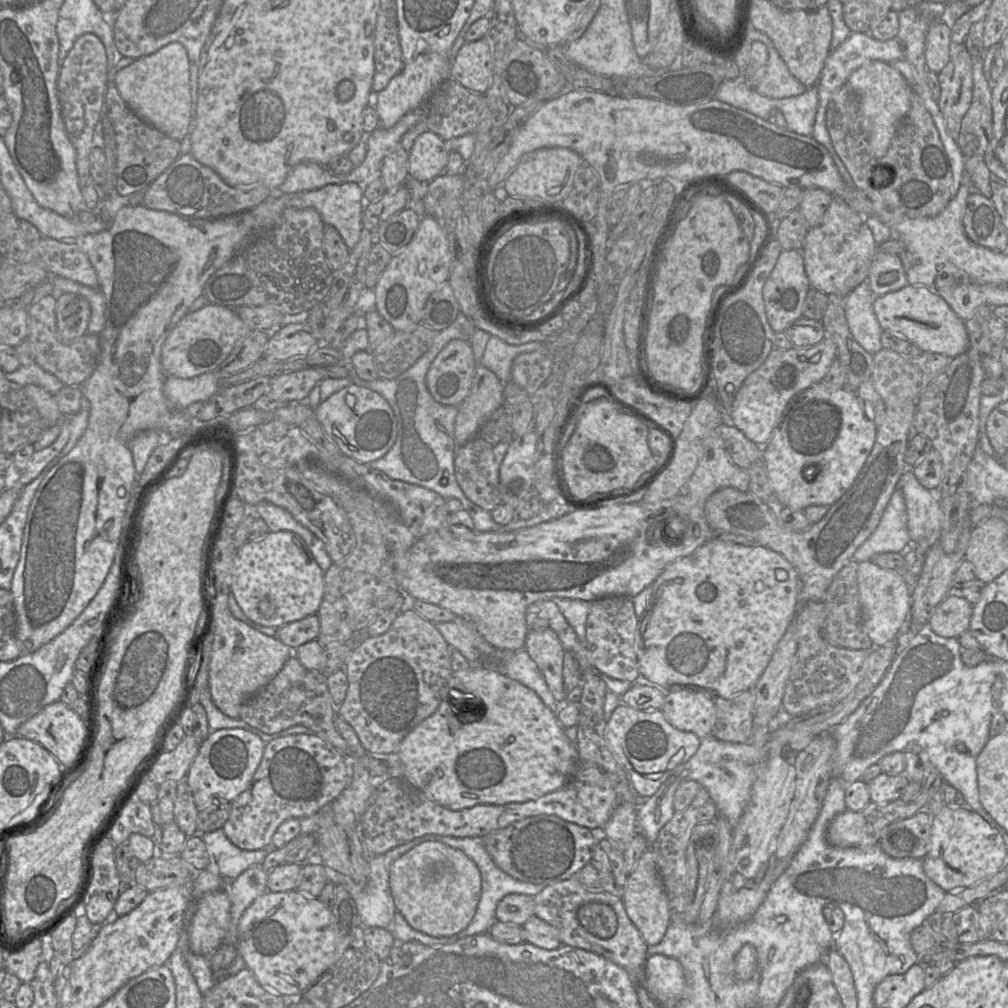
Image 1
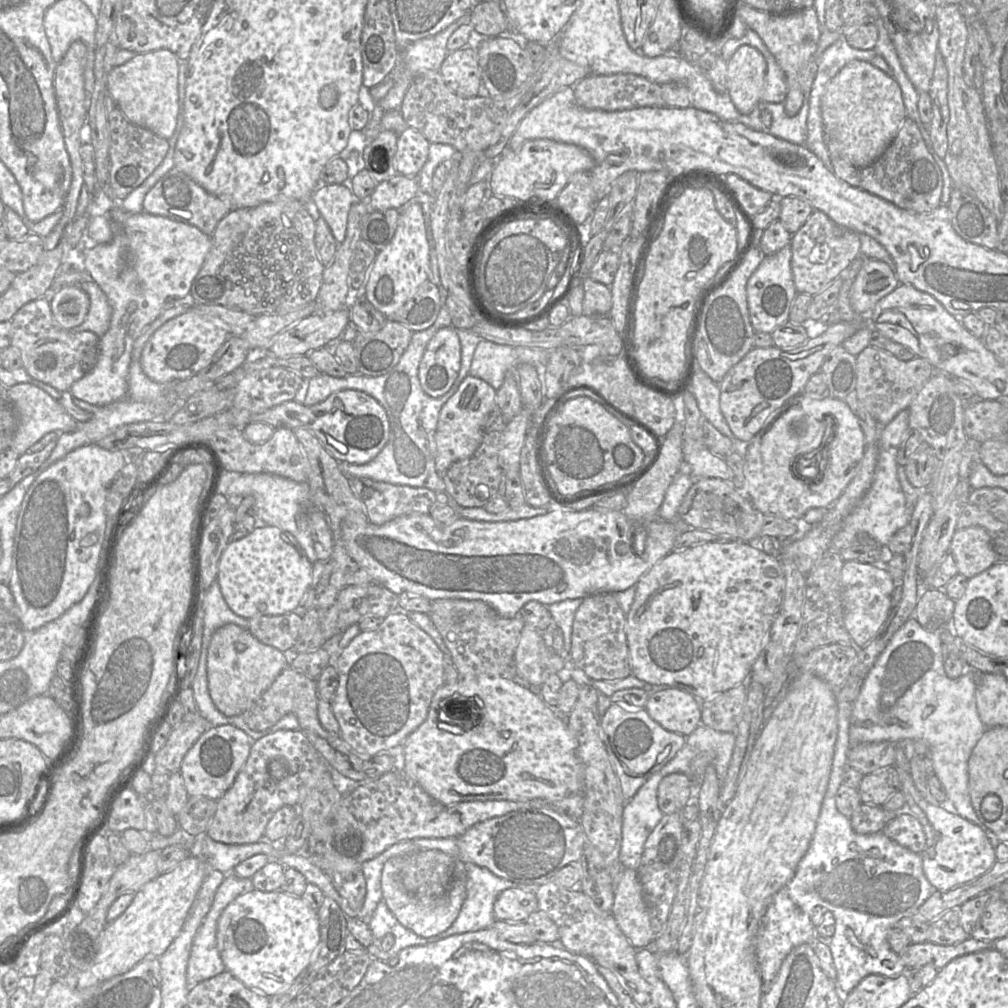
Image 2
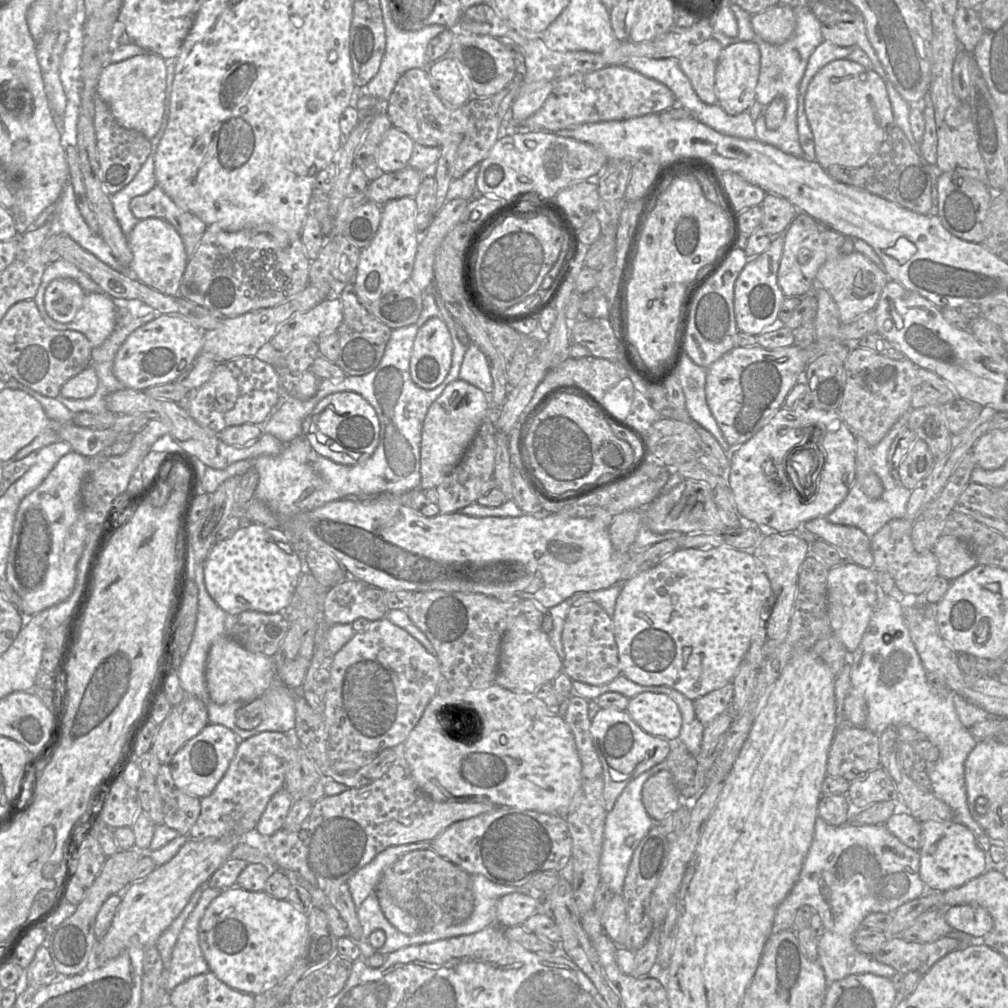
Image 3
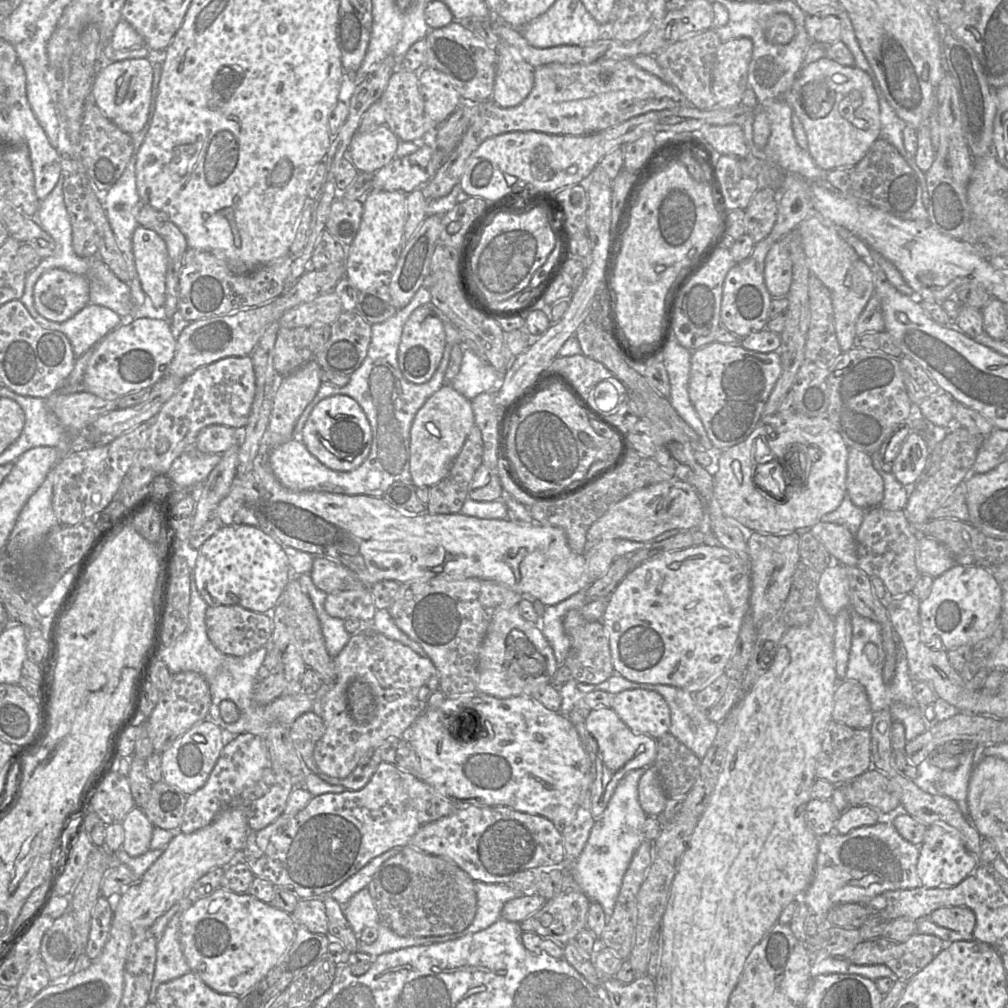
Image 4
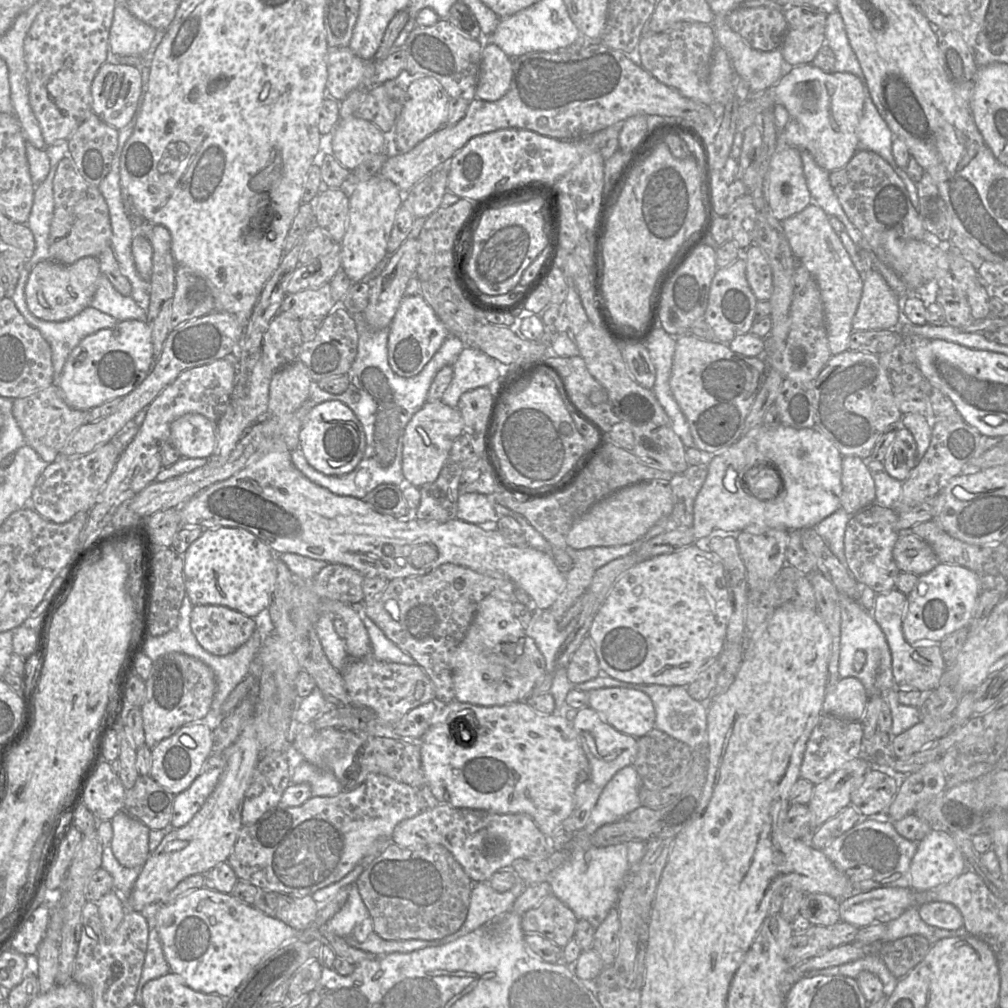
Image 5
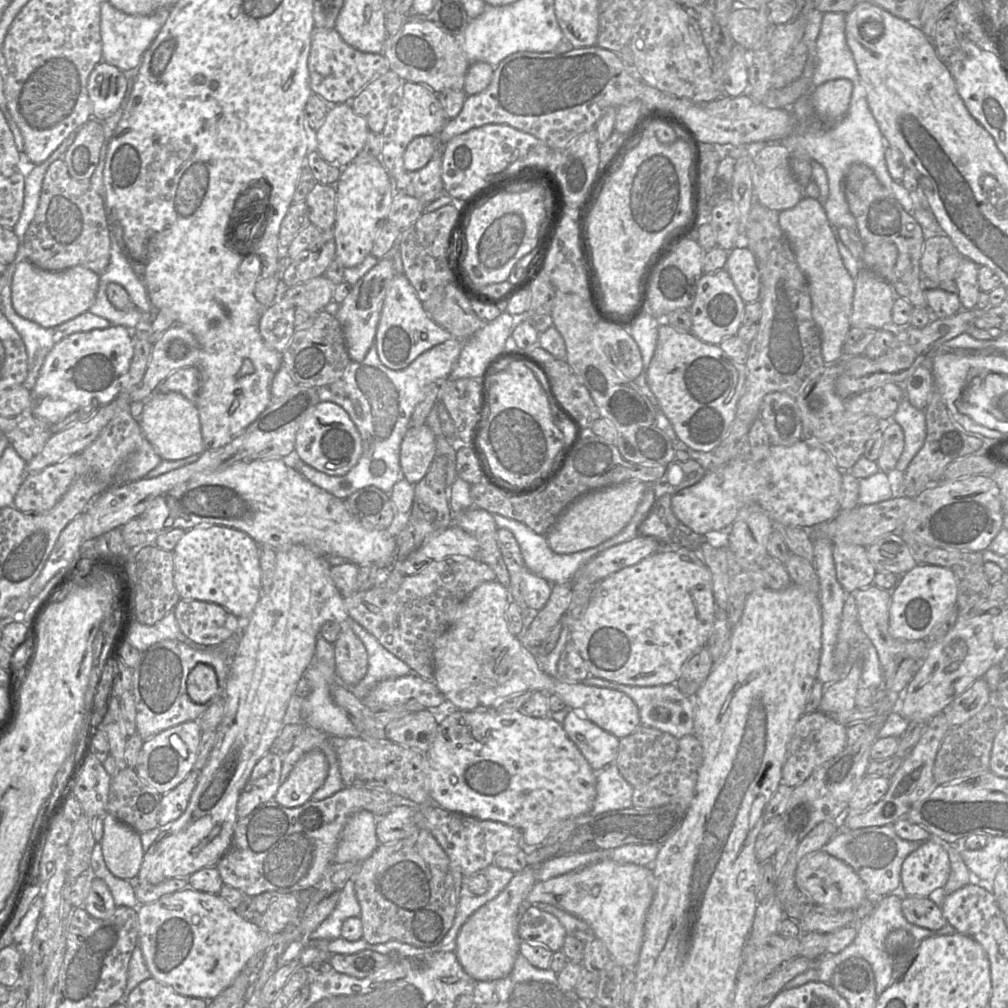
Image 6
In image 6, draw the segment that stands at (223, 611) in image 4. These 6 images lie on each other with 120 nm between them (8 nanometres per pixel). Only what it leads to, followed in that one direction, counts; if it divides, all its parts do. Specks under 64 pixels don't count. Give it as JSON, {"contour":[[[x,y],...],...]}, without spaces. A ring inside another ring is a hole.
{"contour":[[[181,599],[173,612],[182,633],[206,647],[225,644],[243,625],[243,620],[224,607],[205,601]]]}

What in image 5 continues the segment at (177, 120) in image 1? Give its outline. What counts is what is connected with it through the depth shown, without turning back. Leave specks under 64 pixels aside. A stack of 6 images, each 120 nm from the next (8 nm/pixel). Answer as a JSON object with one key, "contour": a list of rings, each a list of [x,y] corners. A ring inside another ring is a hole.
{"contour":[[[106,61],[91,85],[92,112],[117,131],[127,126],[136,114],[142,97],[142,75],[137,67]]]}

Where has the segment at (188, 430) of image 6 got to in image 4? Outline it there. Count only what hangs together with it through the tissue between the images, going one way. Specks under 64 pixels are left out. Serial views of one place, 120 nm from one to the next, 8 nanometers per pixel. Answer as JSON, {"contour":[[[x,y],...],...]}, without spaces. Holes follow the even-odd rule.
{"contour":[[[209,425],[203,428],[195,441],[195,448],[206,454],[222,454],[235,444],[241,445],[242,430],[224,425]]]}

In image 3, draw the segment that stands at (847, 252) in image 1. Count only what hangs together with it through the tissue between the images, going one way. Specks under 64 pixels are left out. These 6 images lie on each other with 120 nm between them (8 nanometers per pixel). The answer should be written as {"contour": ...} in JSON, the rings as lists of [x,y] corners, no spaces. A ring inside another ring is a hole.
{"contour":[[[799,212],[784,232],[784,248],[777,273],[777,282],[785,297],[803,297],[811,293],[820,267],[841,254],[841,247],[847,237]]]}

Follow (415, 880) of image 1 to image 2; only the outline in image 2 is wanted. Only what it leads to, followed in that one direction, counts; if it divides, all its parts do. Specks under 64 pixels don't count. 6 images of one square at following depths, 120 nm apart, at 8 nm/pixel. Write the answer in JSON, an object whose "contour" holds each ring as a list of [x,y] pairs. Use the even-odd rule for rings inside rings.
{"contour":[[[397,856],[389,859],[383,867],[382,875],[381,875],[381,889],[382,895],[385,903],[388,908],[395,916],[395,918],[408,930],[412,931],[416,935],[429,938],[436,936],[445,930],[447,930],[457,919],[460,910],[467,898],[467,871],[465,867],[465,880],[457,880],[453,883],[453,886],[449,889],[445,896],[436,900],[420,900],[419,898],[409,894],[401,884],[400,881],[400,872],[404,865],[405,856]]]}

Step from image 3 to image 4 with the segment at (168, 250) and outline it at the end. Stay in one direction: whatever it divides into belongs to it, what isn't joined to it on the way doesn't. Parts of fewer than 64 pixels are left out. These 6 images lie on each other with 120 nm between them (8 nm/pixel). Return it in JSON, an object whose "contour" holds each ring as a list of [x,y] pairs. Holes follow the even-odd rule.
{"contour":[[[138,226],[132,237],[134,265],[142,290],[155,307],[165,301],[168,252],[164,240],[155,231]]]}

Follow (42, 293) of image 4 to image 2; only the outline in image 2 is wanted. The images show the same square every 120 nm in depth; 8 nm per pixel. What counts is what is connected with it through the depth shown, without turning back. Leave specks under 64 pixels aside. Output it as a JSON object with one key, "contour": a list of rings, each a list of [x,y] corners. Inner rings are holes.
{"contour":[[[67,285],[53,296],[50,306],[55,322],[61,328],[69,330],[84,321],[89,311],[90,300],[78,285]]]}

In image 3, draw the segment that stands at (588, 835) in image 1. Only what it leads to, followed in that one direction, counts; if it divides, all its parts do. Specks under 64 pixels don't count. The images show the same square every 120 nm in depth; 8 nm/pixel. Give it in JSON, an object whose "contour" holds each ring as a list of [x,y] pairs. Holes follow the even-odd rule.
{"contour":[[[511,807],[457,821],[431,842],[431,848],[469,875],[483,875],[504,886],[524,886],[547,871],[560,871],[572,862],[572,838],[566,816]]]}

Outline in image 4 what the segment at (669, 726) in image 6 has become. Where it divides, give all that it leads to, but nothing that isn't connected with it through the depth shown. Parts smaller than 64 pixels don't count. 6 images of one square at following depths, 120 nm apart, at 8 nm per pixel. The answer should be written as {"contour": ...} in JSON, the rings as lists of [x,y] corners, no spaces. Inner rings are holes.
{"contour":[[[641,683],[641,686],[634,689],[639,688],[656,691],[666,700],[671,712],[669,733],[675,736],[702,760],[715,740],[719,724],[713,722],[709,718],[707,711],[699,707],[694,699],[694,695],[691,692],[670,685],[646,685],[646,683]]]}

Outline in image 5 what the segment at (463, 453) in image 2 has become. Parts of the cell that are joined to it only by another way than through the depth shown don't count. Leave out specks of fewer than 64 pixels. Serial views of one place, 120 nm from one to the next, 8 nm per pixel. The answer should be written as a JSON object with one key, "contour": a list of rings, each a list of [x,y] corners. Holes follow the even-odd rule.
{"contour":[[[441,399],[426,402],[410,419],[405,428],[402,450],[402,473],[408,483],[418,488],[434,482],[443,468],[455,440],[464,432],[463,418],[457,407],[445,404]]]}

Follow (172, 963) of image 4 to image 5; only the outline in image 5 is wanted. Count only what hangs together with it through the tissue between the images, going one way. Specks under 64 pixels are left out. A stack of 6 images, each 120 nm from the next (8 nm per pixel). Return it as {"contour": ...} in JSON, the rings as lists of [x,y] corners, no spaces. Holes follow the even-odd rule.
{"contour":[[[150,929],[147,951],[134,1003],[140,1006],[142,1005],[142,989],[147,982],[167,975],[168,973],[171,973],[171,971],[165,960],[158,933],[155,929]]]}

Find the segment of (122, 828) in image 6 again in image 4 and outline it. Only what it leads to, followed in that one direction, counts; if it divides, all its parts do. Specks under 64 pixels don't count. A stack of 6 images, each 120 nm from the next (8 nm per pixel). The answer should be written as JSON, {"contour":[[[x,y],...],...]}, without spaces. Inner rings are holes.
{"contour":[[[133,808],[121,822],[124,829],[122,850],[131,857],[138,857],[150,850],[154,826],[144,811]]]}

